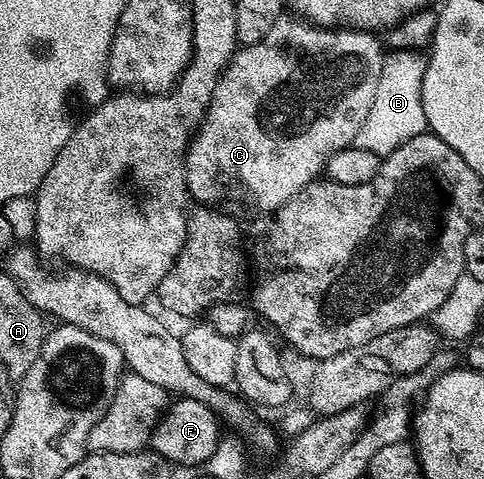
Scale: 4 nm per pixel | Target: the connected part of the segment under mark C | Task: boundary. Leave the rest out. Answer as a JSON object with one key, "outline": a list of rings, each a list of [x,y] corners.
{"outline":[[[282,16],[269,29],[259,43],[252,46],[243,46],[236,49],[235,57],[228,62],[223,73],[219,76],[219,83],[211,103],[207,109],[207,115],[203,117],[203,123],[196,130],[194,138],[187,147],[187,193],[192,199],[195,198],[207,208],[231,208],[227,206],[240,206],[243,210],[252,210],[252,215],[266,216],[272,210],[281,208],[290,198],[297,196],[301,188],[308,186],[310,182],[316,181],[324,173],[327,162],[339,150],[352,145],[355,137],[361,129],[361,124],[369,115],[373,98],[376,95],[378,80],[381,79],[382,64],[385,57],[385,46],[379,42],[374,33],[366,30],[349,30],[346,28],[328,28],[316,26],[298,16]]]}

